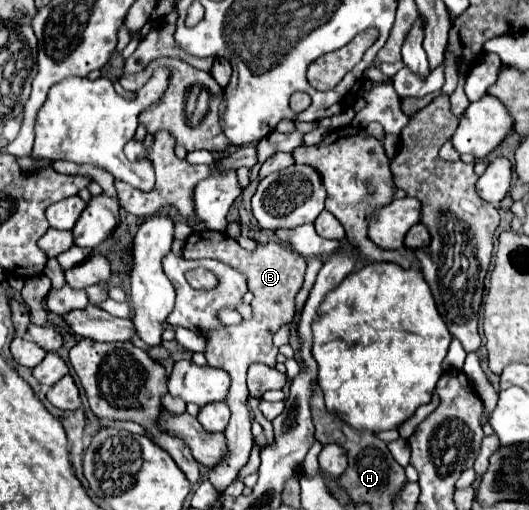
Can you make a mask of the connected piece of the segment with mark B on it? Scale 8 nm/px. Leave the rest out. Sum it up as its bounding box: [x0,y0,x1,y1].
[183,230,305,494]

